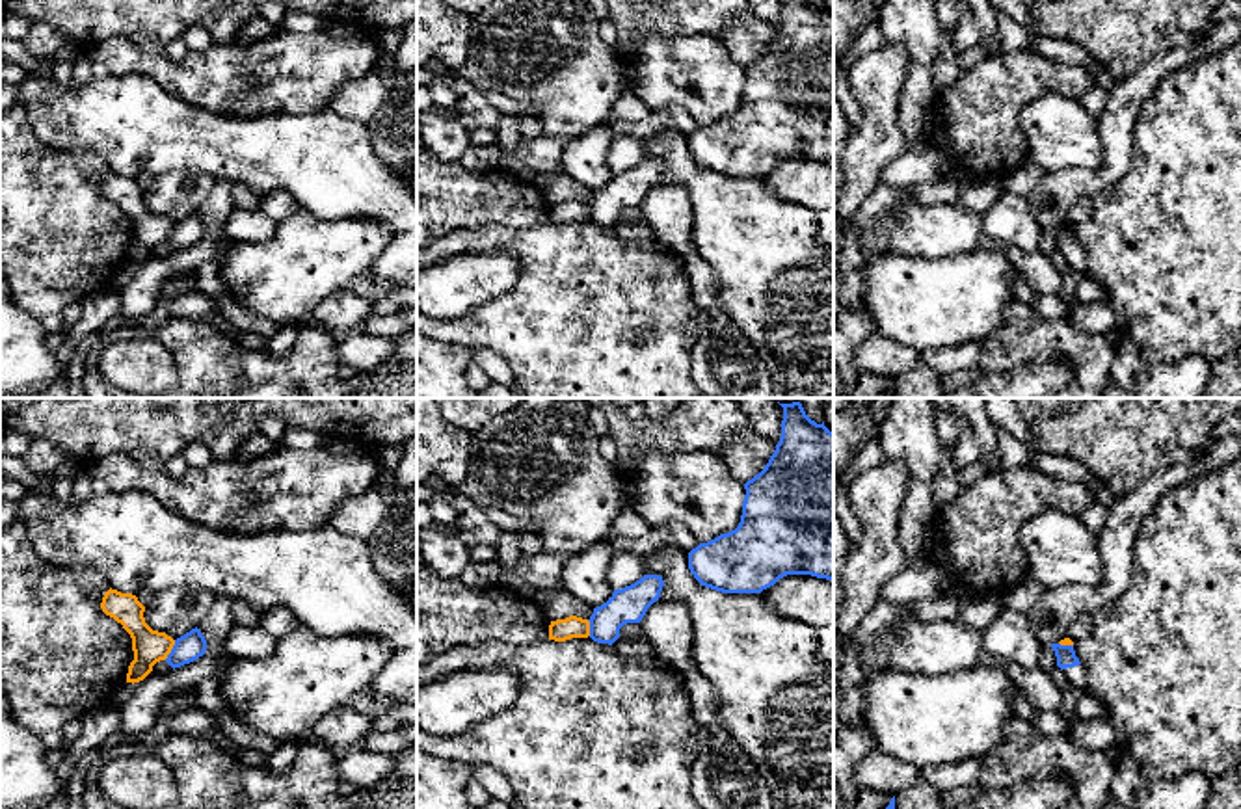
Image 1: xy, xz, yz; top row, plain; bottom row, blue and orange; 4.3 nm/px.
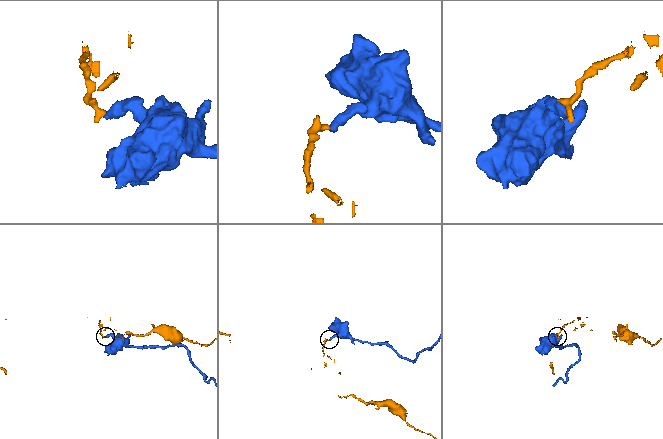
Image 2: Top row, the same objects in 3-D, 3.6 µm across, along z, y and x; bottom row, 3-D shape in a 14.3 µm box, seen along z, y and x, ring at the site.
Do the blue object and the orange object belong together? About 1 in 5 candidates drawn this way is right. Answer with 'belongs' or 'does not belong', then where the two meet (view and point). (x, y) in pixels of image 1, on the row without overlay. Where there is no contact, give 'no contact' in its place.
does not belong; contact xy (172, 233)

